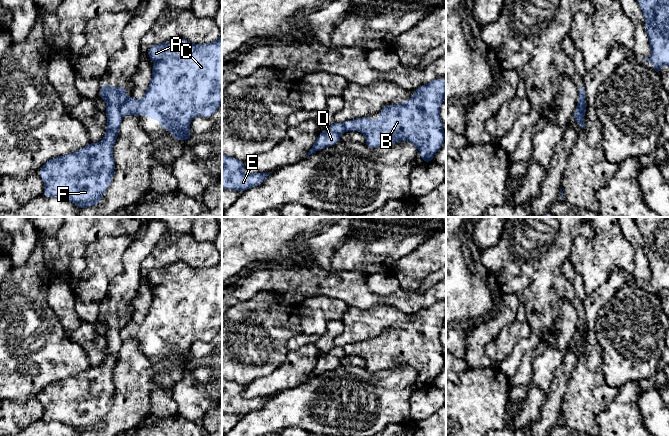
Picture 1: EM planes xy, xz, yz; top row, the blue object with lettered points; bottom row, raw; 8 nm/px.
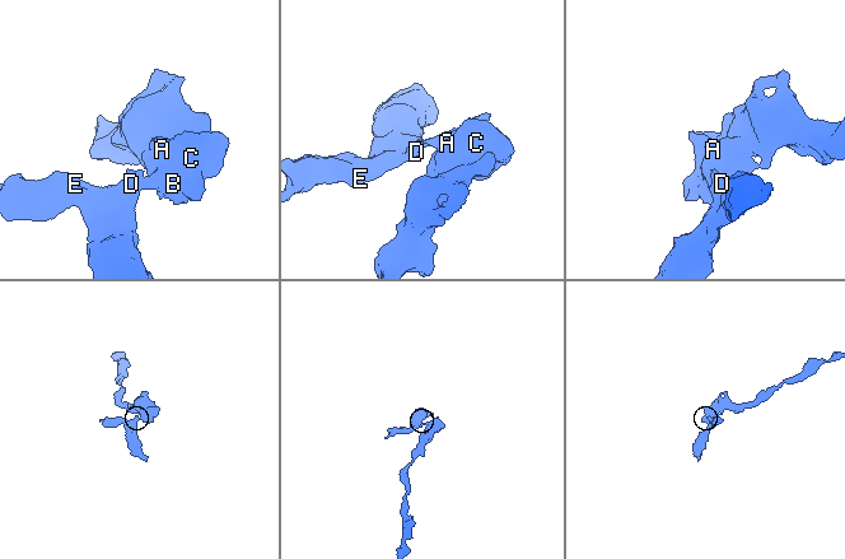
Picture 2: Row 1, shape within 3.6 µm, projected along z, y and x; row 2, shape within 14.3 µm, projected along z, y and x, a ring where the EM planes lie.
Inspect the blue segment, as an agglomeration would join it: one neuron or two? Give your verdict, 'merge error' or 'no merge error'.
merge error

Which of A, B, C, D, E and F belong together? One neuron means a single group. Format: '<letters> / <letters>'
A B C / D E F

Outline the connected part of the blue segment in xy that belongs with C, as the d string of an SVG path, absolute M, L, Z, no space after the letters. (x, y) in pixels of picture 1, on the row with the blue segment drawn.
M222 35L216 41L204 44L194 44L183 38L174 38L170 41L166 41L158 45L151 45L147 51L147 55L149 56L150 60L155 62L152 67L152 78L149 87L141 100L135 99L132 96L129 96L125 99L124 103L120 108L122 116L147 115L150 120L159 120L160 128L167 129L169 133L173 133L175 141L184 141L186 139L192 139L192 135L190 133L191 120L196 116L203 116L206 118L211 117L220 108L220 104L222 103Z

